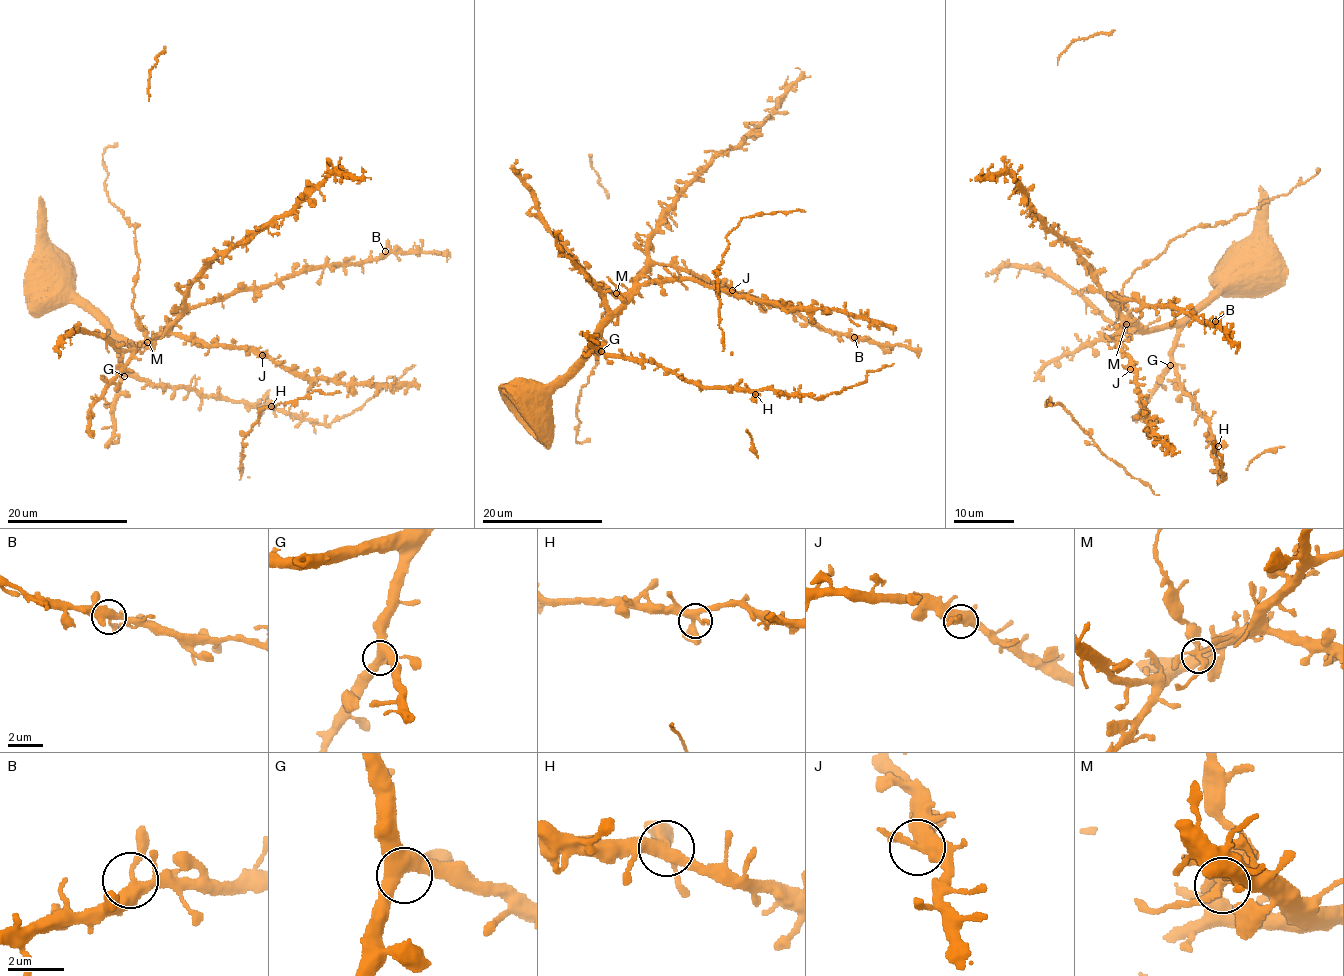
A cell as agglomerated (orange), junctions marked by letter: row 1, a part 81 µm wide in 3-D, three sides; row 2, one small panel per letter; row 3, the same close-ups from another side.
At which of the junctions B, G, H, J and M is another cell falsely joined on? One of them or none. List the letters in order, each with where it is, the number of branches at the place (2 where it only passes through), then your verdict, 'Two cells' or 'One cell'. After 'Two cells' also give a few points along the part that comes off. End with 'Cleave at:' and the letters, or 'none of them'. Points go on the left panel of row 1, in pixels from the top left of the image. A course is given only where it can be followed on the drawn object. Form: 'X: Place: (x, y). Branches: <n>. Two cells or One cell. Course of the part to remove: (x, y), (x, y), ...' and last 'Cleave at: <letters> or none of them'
B: Place: (385, 251). Branches: 4. One cell
G: Place: (124, 376). Branches: 4. One cell
H: Place: (271, 406). Branches: 4. One cell
J: Place: (262, 355). Branches: 4. One cell
M: Place: (147, 342). Branches: 4. Two cells. Course of the part to remove: (148, 342), (133, 305), (139, 264), (135, 226), (110, 202), (103, 182), (102, 156), (117, 143)
Cleave at: M

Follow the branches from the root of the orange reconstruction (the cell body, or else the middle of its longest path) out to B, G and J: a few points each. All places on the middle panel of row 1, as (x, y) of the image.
B: (515, 400), (537, 396), (568, 372), (653, 264), (693, 271), (709, 282), (798, 311), (826, 330), (854, 337)
G: (515, 400), (537, 396), (583, 357), (601, 351)
J: (515, 400), (537, 396), (568, 372), (590, 339), (642, 285), (693, 279), (732, 290)

